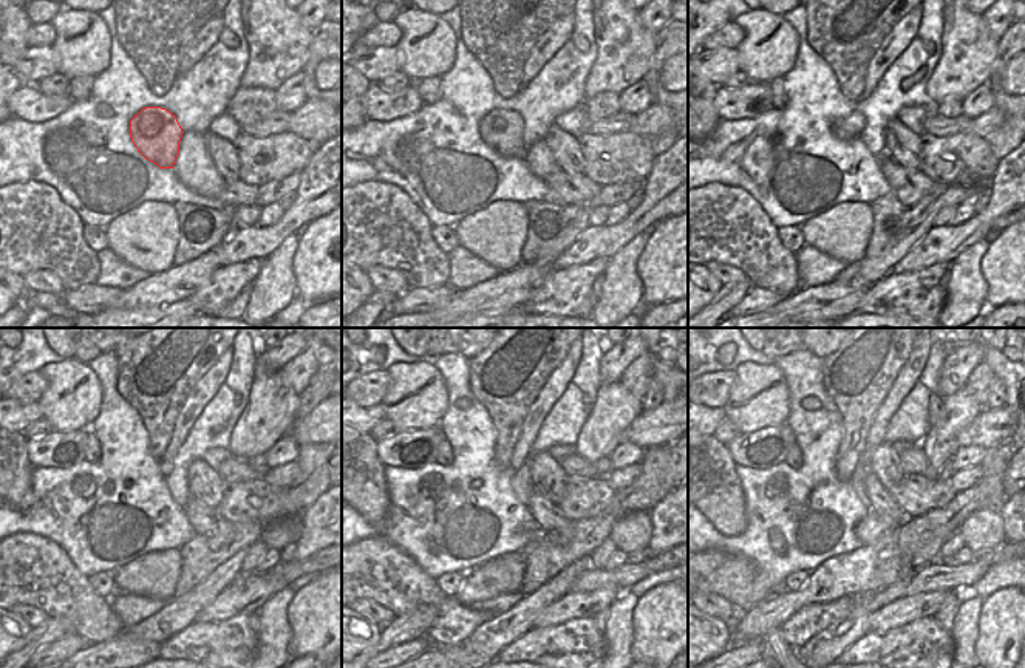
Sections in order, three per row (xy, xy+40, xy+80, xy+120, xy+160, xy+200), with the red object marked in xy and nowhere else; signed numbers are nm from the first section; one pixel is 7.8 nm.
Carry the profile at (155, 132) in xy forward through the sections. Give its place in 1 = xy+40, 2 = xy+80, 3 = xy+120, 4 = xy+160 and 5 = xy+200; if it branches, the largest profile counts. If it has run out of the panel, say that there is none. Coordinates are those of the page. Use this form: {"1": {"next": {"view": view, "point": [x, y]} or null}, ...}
{"1": {"next": {"view": "xy+40", "point": [501, 129]}}, "2": {"next": {"view": "xy+80", "point": [849, 127]}}, "3": {"next": {"view": "xy+120", "point": [203, 391]}}, "4": {"next": {"view": "xy+160", "point": [555, 385]}}, "5": {"next": {"view": "xy+200", "point": [908, 376]}}}

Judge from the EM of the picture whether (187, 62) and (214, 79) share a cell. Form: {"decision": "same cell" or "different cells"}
{"decision": "different cells"}

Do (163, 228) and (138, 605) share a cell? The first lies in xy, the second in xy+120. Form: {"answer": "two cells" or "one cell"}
{"answer": "two cells"}

